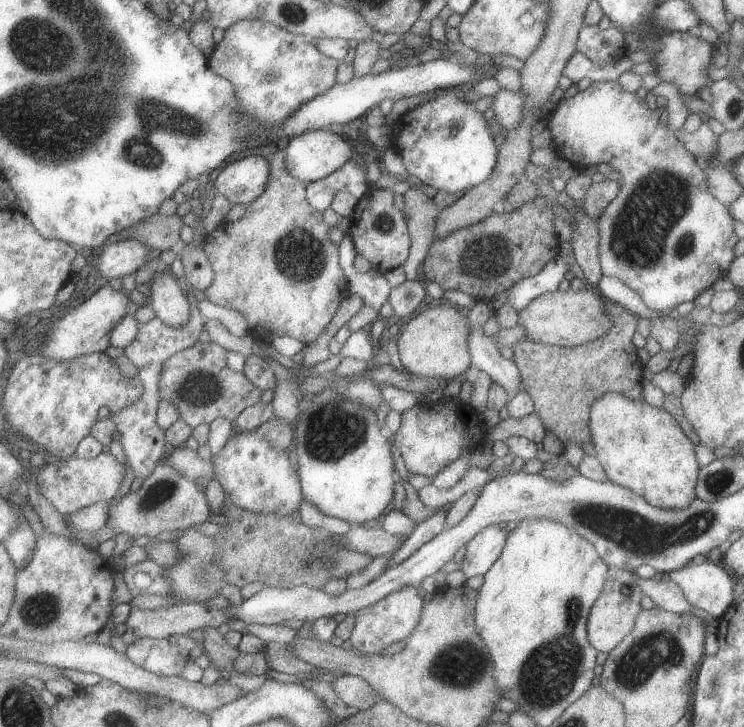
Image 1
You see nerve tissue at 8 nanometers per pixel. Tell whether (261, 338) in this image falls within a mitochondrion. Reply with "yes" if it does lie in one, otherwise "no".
no

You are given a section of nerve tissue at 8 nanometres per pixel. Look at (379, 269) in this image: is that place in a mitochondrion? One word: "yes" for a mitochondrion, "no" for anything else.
no

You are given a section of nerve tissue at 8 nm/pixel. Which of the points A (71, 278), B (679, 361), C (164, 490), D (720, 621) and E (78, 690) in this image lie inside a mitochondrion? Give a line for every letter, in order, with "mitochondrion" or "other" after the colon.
A: other
B: other
C: mitochondrion
D: other
E: other

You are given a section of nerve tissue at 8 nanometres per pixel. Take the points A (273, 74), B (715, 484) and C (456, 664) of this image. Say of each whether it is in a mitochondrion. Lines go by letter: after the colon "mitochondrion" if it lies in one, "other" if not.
A: mitochondrion
B: mitochondrion
C: mitochondrion

